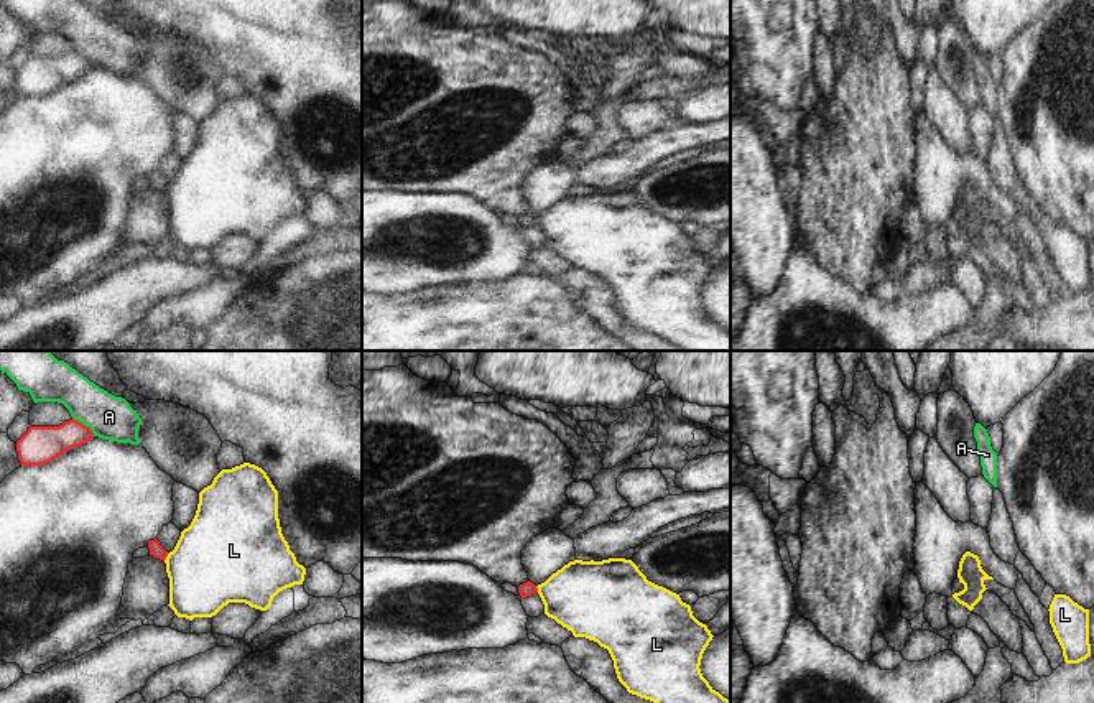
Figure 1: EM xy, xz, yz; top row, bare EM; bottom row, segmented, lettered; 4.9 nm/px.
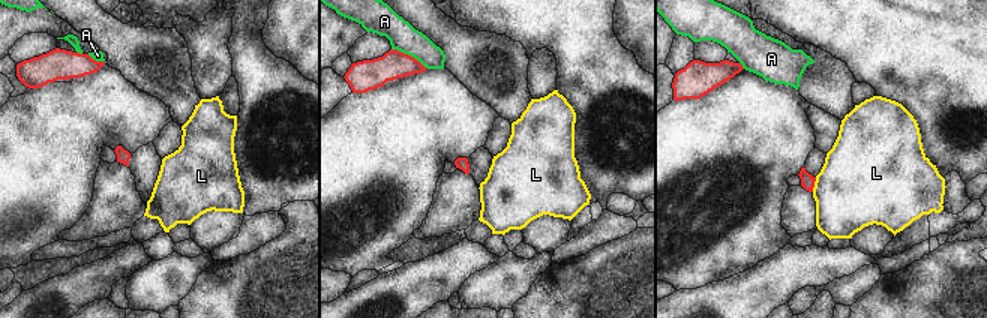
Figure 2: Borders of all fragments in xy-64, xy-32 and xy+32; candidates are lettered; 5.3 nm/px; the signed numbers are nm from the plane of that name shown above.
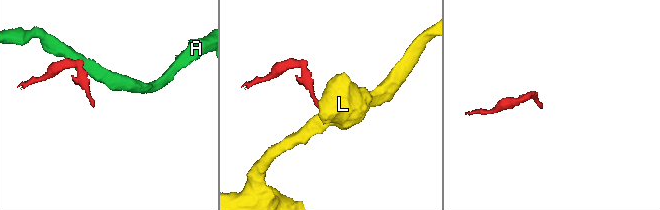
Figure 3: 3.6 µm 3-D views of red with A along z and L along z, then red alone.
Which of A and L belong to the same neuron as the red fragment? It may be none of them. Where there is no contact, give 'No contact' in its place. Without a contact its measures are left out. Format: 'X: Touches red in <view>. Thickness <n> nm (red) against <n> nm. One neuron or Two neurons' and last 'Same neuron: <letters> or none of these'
A: Touches red in xy. Thickness 190 nm (red) against 220 nm. Two neurons
L: Touches red in xy. Thickness 70 nm (red) against 440 nm. Two neurons
Same neuron: none of these.

